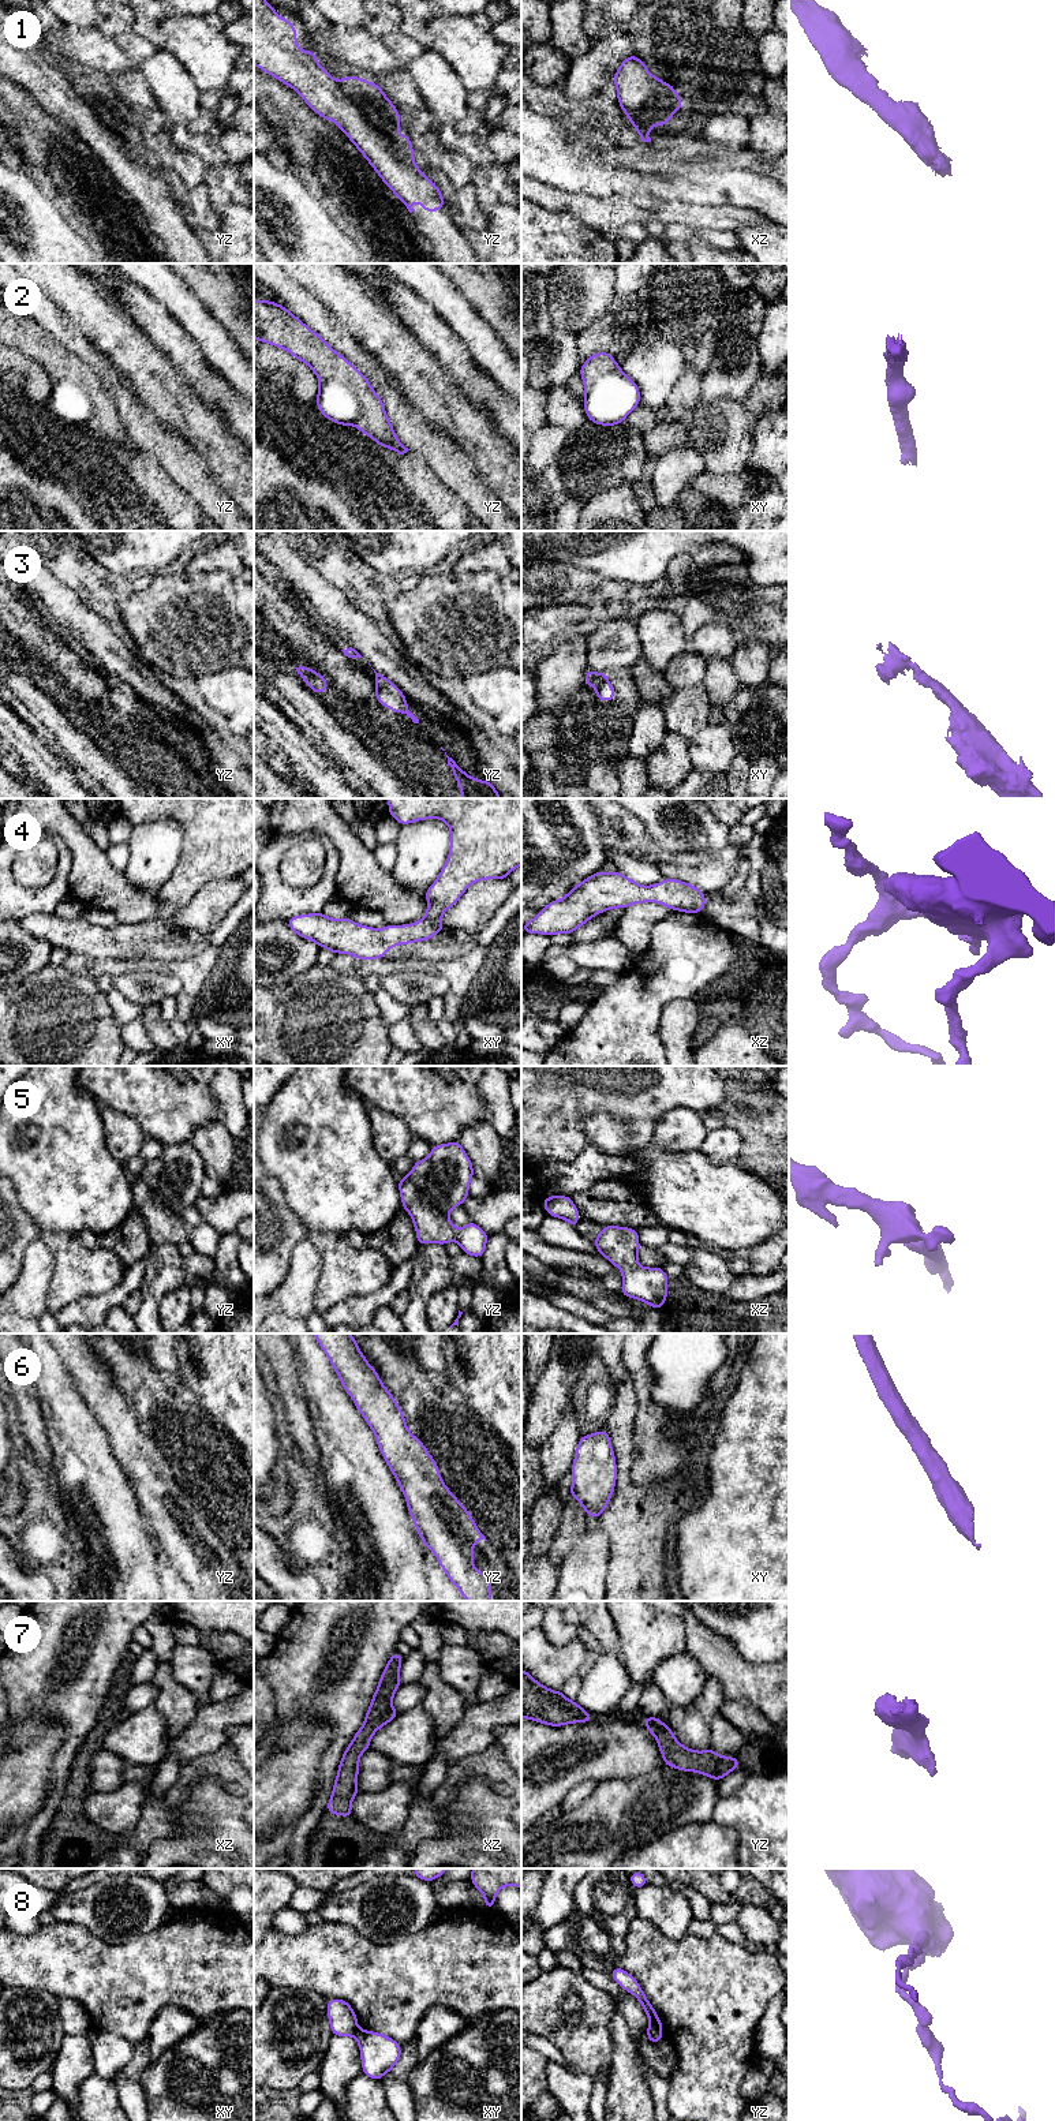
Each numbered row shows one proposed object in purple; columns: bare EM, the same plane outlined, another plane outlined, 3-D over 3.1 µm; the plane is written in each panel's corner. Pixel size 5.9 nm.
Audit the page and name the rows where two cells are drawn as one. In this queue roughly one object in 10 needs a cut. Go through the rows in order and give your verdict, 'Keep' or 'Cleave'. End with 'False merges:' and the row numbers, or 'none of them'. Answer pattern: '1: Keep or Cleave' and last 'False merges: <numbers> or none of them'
1: Keep
2: Keep
3: Keep
4: Keep
5: Keep
6: Keep
7: Keep
8: Cleave
False merges: 8

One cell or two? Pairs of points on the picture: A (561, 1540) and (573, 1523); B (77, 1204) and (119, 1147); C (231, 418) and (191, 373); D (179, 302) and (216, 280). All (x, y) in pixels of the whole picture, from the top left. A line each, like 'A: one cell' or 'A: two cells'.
A: one cell
B: two cells
C: one cell
D: two cells

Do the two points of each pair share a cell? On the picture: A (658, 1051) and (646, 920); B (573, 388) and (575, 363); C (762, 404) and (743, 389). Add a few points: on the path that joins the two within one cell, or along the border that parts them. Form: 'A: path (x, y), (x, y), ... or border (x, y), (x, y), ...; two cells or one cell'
A: border (665, 917), (653, 927), (650, 945), (644, 950); two cells
B: border (577, 373), (569, 378); two cells
C: border (763, 373), (744, 401); two cells

